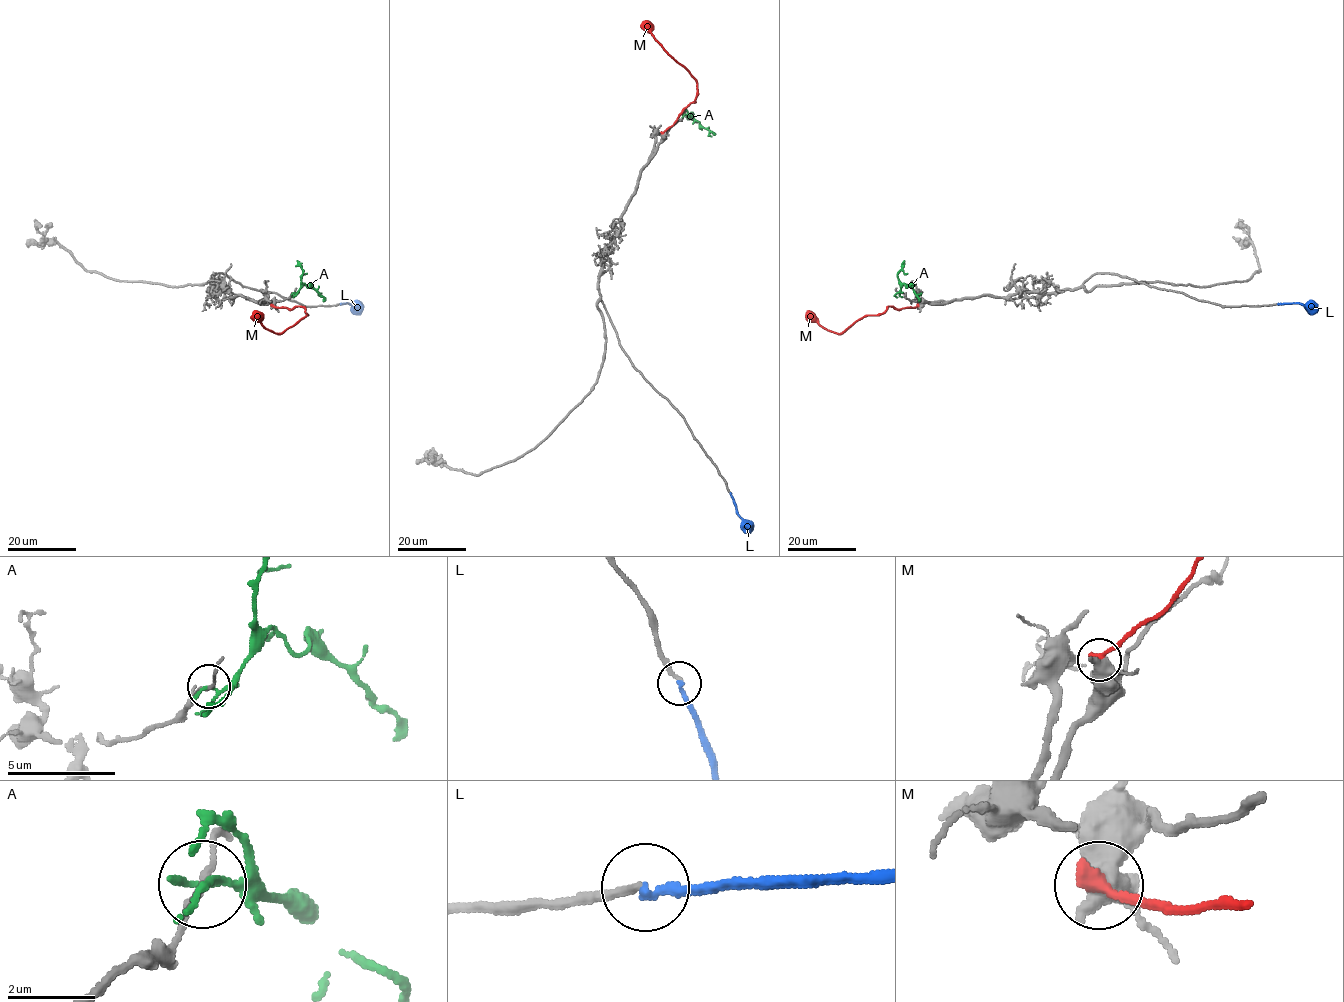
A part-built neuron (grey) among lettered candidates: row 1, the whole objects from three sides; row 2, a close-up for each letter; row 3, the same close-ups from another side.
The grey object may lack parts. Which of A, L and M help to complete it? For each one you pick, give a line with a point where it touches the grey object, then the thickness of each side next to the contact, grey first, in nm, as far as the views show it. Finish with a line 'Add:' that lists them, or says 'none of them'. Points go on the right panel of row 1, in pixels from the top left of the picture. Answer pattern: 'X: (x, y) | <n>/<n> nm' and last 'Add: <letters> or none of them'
Add: none of them

